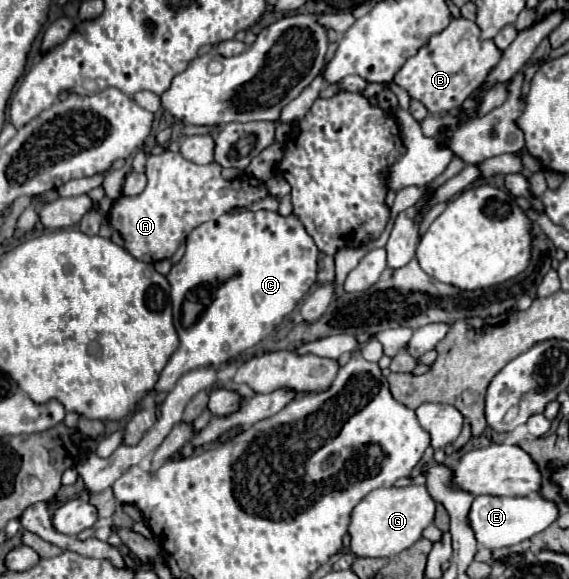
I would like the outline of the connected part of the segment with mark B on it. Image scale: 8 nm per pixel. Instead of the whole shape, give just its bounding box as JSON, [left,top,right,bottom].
[394,17,502,113]

